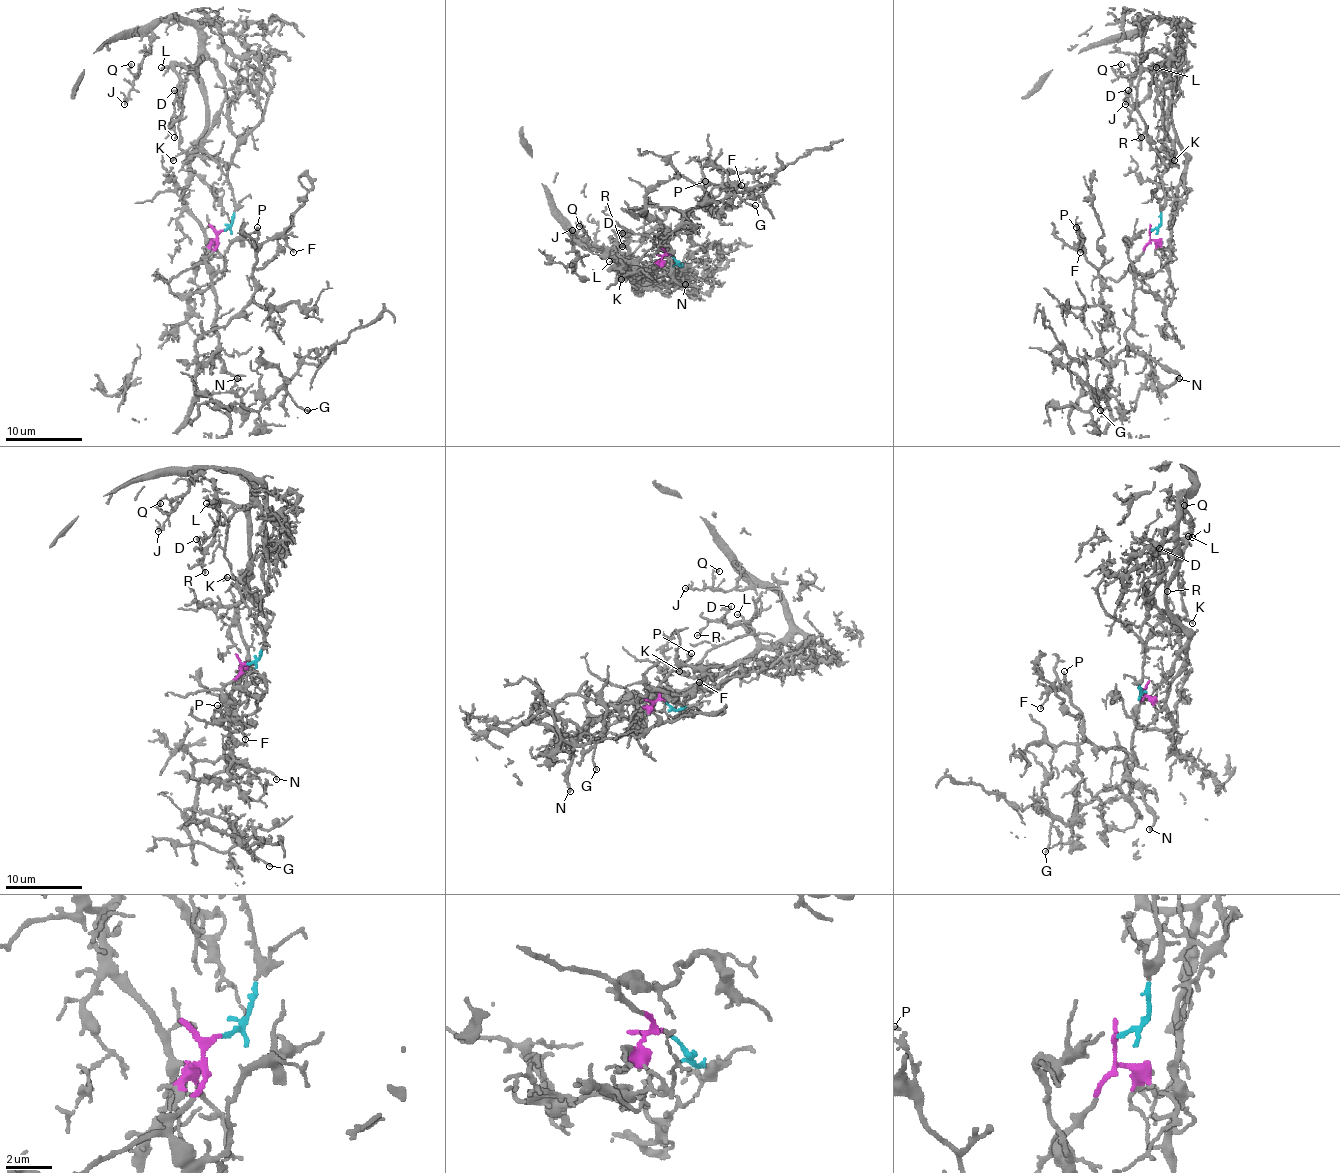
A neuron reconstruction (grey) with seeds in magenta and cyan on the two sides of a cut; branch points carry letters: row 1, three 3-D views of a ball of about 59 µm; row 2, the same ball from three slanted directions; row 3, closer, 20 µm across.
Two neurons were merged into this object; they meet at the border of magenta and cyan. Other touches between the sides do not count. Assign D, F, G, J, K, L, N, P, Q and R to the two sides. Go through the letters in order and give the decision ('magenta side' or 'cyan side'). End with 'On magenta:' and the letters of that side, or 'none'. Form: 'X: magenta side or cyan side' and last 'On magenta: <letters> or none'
D: cyan side
F: magenta side
G: magenta side
J: cyan side
K: cyan side
L: cyan side
N: magenta side
P: magenta side
Q: cyan side
R: cyan side
On magenta: F, G, N, P

